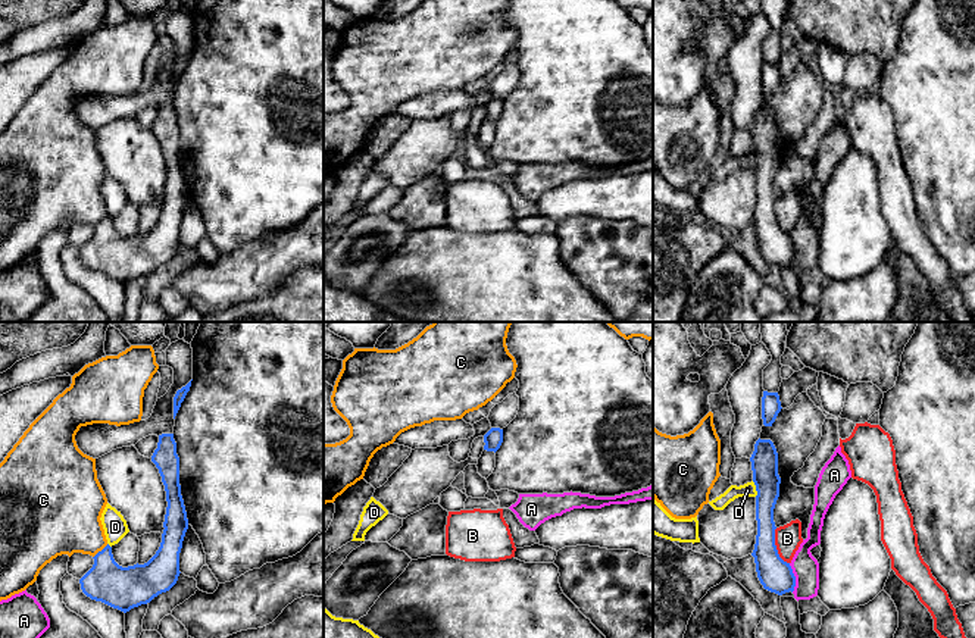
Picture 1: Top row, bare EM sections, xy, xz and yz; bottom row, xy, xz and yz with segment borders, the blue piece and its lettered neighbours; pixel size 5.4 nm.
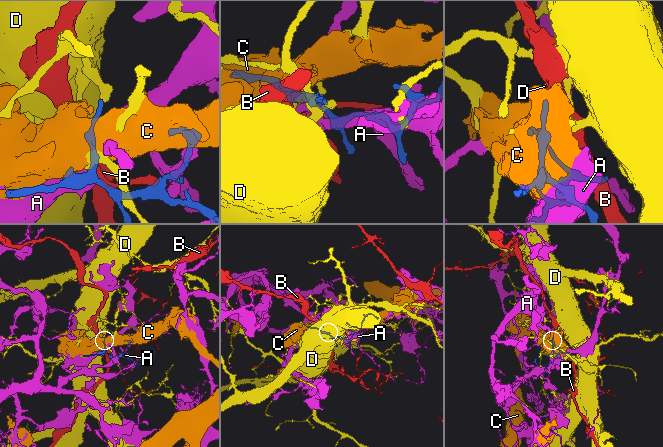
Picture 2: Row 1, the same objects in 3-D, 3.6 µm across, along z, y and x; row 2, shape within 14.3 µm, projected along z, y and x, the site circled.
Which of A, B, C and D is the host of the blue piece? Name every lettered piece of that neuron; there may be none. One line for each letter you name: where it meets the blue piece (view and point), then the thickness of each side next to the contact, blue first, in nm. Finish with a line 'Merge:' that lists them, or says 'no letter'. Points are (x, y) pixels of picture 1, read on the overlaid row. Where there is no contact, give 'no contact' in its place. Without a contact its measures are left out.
D: yz (756, 488) | 140/80 nm
Merge: D

